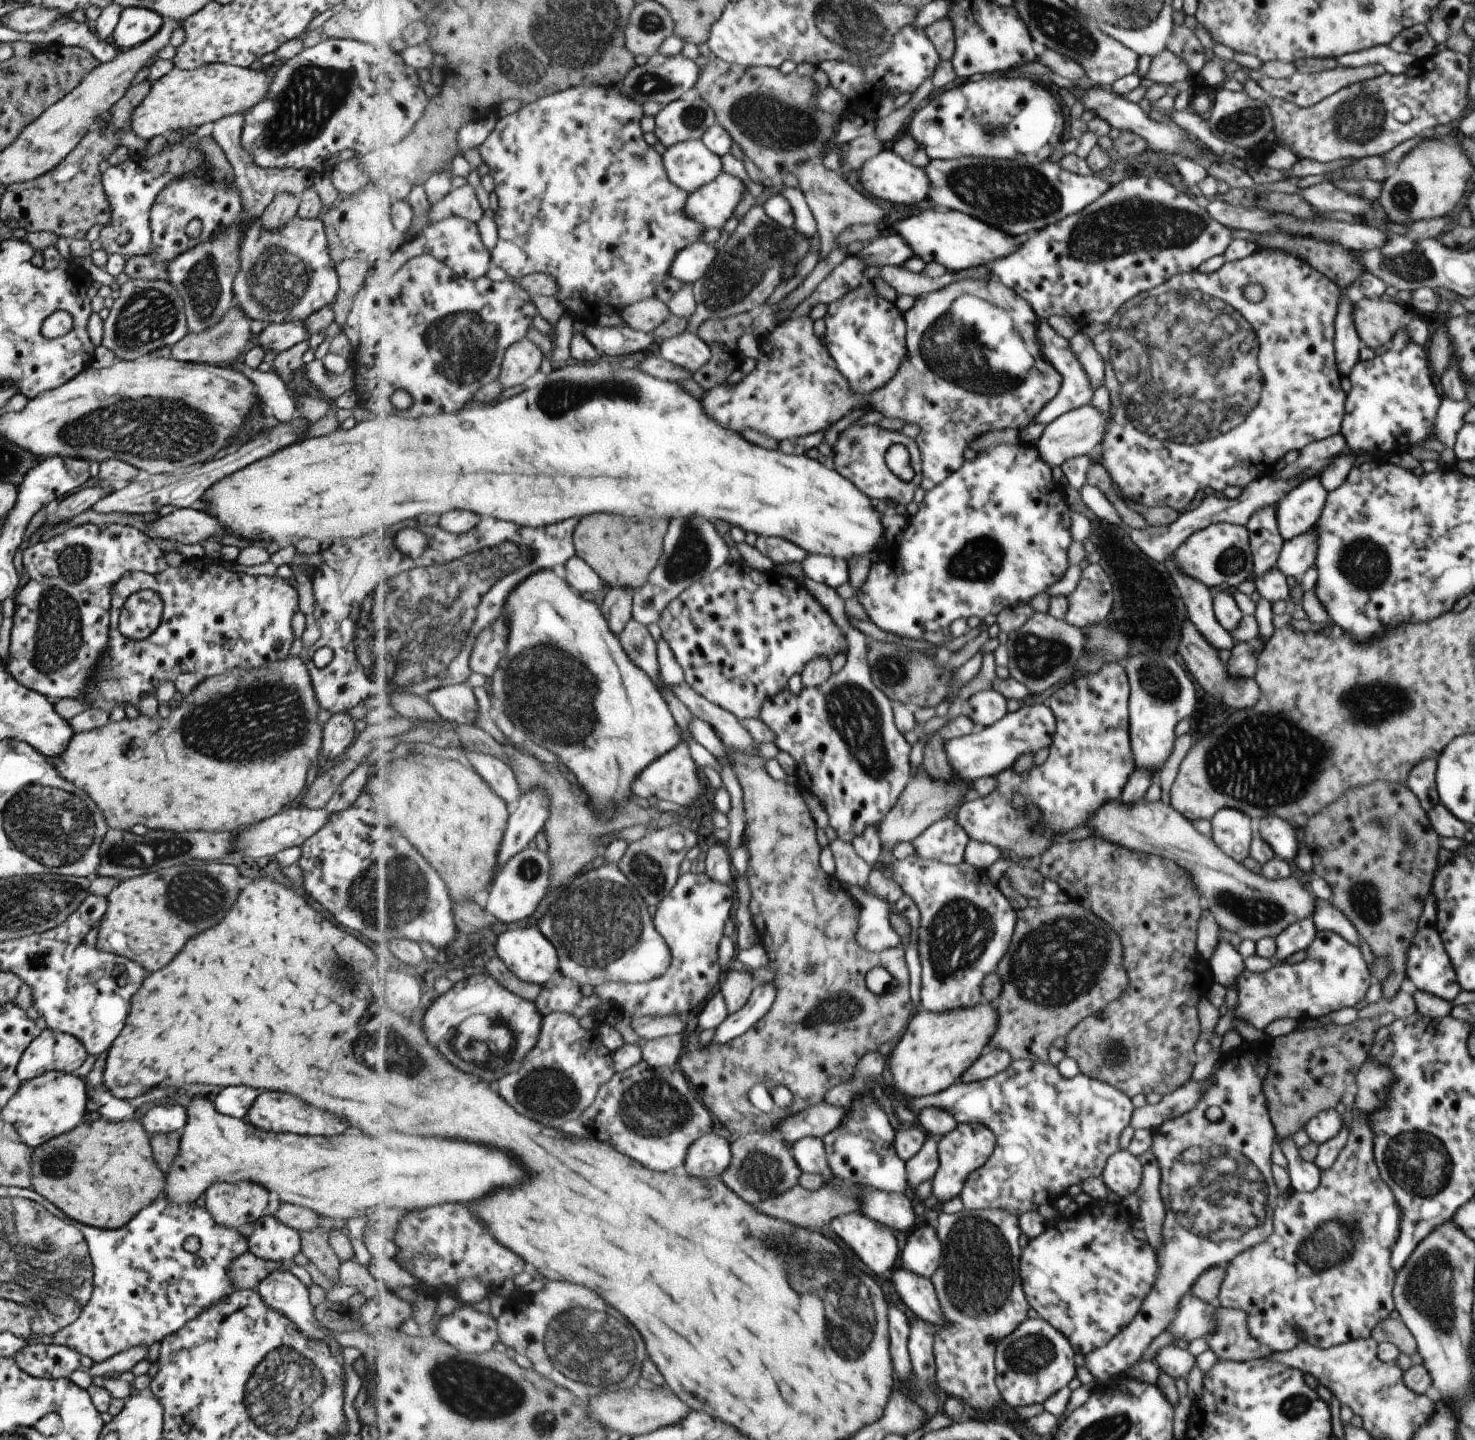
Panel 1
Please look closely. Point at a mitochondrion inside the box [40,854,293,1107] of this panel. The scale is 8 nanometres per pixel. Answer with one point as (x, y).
(195, 895)

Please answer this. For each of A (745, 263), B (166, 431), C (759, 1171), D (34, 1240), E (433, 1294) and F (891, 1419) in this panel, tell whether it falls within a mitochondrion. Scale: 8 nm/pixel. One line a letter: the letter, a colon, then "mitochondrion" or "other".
A: mitochondrion
B: mitochondrion
C: mitochondrion
D: mitochondrion
E: other
F: other

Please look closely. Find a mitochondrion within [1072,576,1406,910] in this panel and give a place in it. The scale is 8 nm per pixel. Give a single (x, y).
(1263, 744)

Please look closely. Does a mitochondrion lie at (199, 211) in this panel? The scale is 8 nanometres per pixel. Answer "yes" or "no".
no

